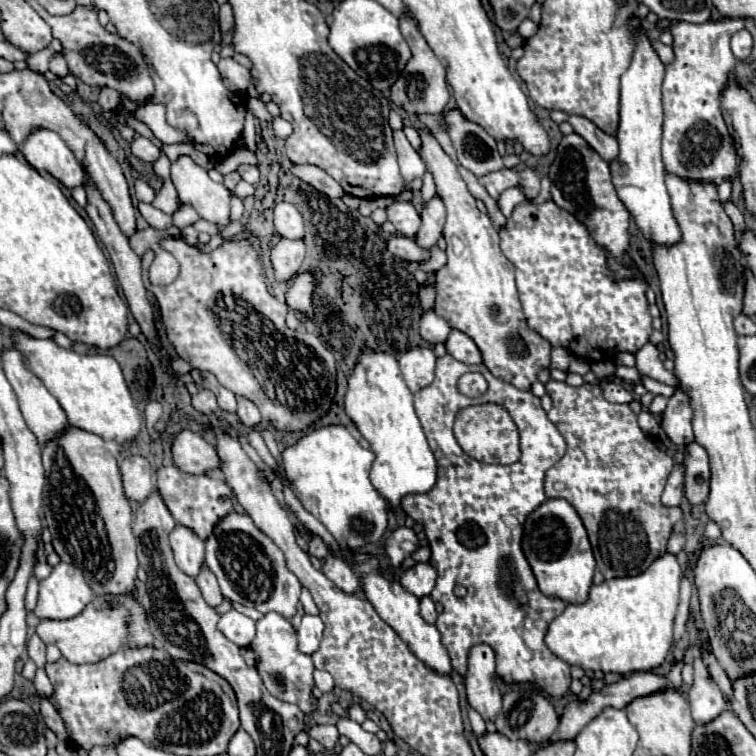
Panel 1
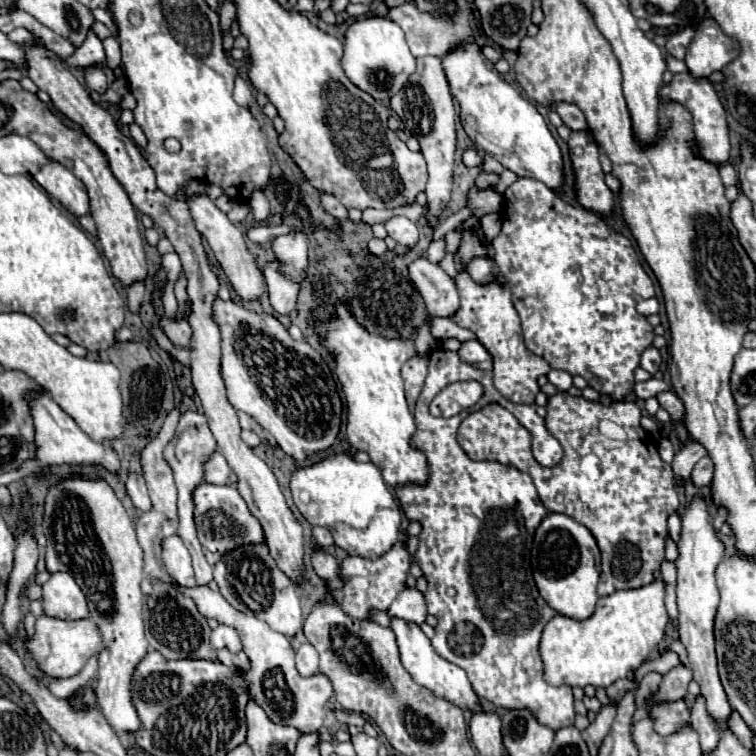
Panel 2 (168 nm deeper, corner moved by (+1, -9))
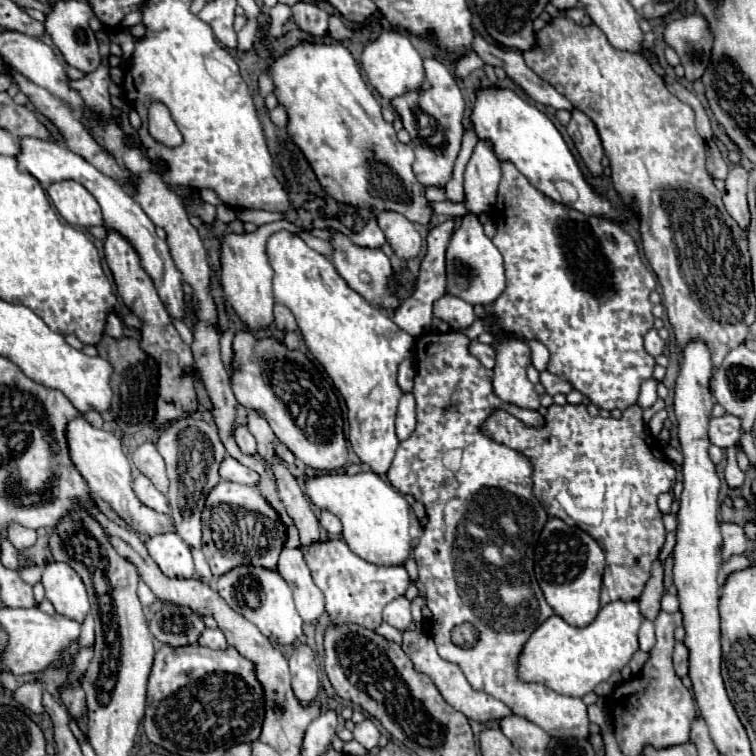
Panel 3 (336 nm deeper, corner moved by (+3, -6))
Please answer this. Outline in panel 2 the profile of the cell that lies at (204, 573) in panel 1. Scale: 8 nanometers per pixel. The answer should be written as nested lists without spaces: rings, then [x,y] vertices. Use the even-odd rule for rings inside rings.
[[[187,411],[181,415],[181,421],[177,425],[177,433],[173,435],[173,439],[165,445],[163,457],[167,461],[167,465],[173,469],[175,475],[175,485],[179,491],[179,503],[177,503],[177,513],[179,513],[179,529],[177,535],[183,539],[185,547],[189,549],[191,557],[193,557],[193,569],[195,569],[195,577],[197,577],[197,585],[207,585],[213,579],[213,567],[207,563],[201,543],[197,539],[197,529],[195,529],[195,521],[193,521],[193,489],[197,489],[197,485],[205,483],[205,469],[203,465],[209,461],[209,457],[215,453],[217,443],[215,437],[207,425],[205,415],[195,413],[195,411]]]

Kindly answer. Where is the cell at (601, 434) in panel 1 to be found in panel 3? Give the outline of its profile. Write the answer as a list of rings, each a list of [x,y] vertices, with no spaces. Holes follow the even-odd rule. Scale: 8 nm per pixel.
[[[553,404],[541,428],[527,426],[509,416],[509,412],[501,416],[501,420],[509,428],[501,442],[527,456],[531,462],[533,492],[547,514],[585,528],[603,548],[607,564],[605,590],[609,598],[639,598],[651,578],[651,564],[665,542],[663,514],[657,508],[657,498],[659,494],[671,492],[675,482],[671,462],[665,460],[657,440],[643,422],[643,408],[633,404],[623,410],[621,418],[603,418],[591,416],[585,404]],[[559,490],[567,490],[581,508],[601,508],[601,524],[587,526],[571,520],[555,498]]]

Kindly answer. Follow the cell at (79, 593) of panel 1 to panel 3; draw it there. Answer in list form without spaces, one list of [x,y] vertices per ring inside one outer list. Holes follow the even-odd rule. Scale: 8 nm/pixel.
[[[63,562],[47,564],[43,578],[45,586],[45,598],[55,606],[55,610],[67,618],[75,618],[77,622],[83,622],[89,614],[89,602],[87,592],[71,566]]]

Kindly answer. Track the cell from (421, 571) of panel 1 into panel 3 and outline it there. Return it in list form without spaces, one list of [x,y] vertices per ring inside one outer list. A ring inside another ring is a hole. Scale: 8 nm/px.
[[[399,596],[395,598],[393,602],[389,602],[383,610],[383,620],[389,622],[391,626],[395,626],[397,630],[407,630],[413,622],[413,616],[411,616],[411,600],[407,600],[405,596]]]

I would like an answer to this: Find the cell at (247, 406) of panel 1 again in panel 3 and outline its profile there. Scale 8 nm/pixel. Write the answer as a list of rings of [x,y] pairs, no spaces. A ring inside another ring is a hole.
[[[245,424],[235,430],[235,440],[237,440],[239,448],[241,448],[245,454],[255,454],[255,452],[257,452],[257,442],[255,442],[253,434],[247,430]]]

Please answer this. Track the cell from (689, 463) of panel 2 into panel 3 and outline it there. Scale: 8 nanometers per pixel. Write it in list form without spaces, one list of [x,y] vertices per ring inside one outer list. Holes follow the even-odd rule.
[[[725,414],[711,418],[709,422],[709,440],[711,444],[727,450],[741,440],[741,418],[735,414]]]

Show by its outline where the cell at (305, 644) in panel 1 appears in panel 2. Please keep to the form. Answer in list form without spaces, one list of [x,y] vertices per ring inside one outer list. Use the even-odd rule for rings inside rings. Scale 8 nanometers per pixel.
[[[309,643],[301,645],[297,649],[295,663],[297,663],[297,671],[301,673],[301,677],[311,677],[311,675],[319,673],[319,655],[317,655],[317,649],[313,645],[309,645]]]

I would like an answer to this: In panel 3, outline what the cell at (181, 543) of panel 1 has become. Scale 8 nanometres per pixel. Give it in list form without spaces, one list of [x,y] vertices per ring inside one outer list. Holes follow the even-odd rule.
[[[175,532],[157,534],[147,540],[147,550],[161,572],[169,578],[191,578],[195,574],[191,548]]]

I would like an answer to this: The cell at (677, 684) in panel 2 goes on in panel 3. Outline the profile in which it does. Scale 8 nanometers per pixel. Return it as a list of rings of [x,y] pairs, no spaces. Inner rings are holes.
[[[683,642],[675,644],[675,652],[673,652],[673,666],[675,666],[675,674],[679,678],[687,676],[687,648],[683,646]]]

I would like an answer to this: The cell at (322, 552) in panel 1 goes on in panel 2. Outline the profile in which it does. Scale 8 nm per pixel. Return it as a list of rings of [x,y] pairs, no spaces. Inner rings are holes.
[[[315,527],[313,529],[313,541],[319,545],[319,547],[329,547],[333,545],[333,535],[329,529],[325,527]]]

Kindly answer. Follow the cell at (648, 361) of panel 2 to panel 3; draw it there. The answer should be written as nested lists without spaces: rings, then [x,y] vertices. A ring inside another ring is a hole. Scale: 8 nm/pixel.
[[[655,328],[645,334],[645,350],[647,350],[653,358],[657,358],[659,354],[663,354],[663,346],[665,346],[665,342],[659,338],[659,334],[657,334]]]

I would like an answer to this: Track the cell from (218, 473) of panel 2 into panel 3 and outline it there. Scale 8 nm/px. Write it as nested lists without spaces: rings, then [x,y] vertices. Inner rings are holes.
[[[231,456],[223,458],[221,468],[219,468],[219,476],[223,480],[239,482],[239,484],[249,484],[249,486],[255,486],[255,482],[259,482],[259,474],[255,474],[253,470],[249,470],[243,464],[235,462],[235,458],[231,458]]]

